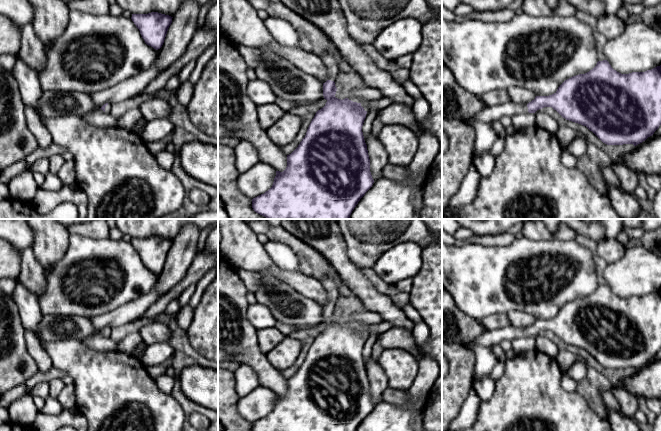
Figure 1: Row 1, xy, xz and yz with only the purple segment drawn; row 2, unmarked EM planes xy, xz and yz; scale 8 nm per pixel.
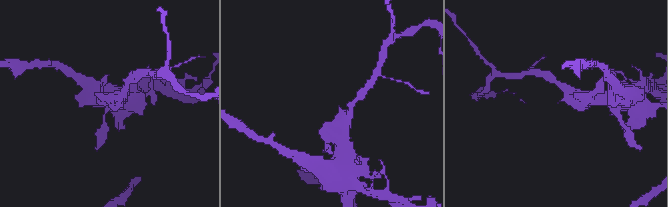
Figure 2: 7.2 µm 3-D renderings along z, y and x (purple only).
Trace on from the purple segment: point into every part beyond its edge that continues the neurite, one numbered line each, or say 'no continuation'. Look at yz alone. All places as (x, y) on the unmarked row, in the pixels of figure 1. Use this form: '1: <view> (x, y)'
1: yz (485, 360)

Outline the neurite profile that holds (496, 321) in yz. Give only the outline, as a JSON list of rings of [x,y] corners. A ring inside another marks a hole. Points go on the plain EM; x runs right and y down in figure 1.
[[[493,314],[480,320],[486,331],[494,331],[496,329],[503,329],[510,325],[507,314]]]

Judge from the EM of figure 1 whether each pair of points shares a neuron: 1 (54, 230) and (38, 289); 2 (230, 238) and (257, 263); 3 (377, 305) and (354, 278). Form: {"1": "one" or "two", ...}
{"1": "one", "2": "one", "3": "one"}

